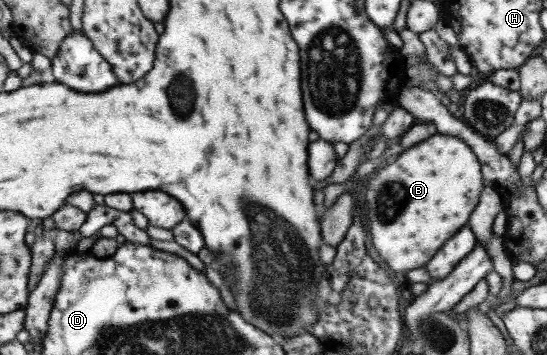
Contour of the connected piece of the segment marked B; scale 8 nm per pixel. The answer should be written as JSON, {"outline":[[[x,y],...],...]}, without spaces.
{"outline":[[[436,132],[429,140],[407,150],[407,156],[399,156],[397,162],[373,174],[368,181],[369,190],[366,189],[364,200],[367,204],[365,210],[369,208],[369,214],[365,212],[365,216],[369,216],[367,226],[371,226],[375,253],[394,271],[404,275],[408,270],[424,268],[437,250],[441,250],[443,244],[471,220],[471,214],[487,185],[481,161],[475,153],[461,137]]]}

